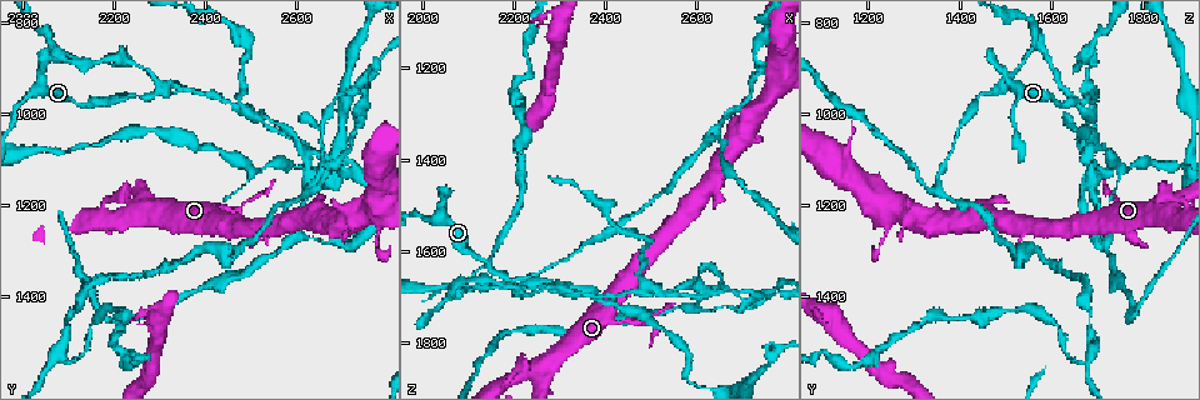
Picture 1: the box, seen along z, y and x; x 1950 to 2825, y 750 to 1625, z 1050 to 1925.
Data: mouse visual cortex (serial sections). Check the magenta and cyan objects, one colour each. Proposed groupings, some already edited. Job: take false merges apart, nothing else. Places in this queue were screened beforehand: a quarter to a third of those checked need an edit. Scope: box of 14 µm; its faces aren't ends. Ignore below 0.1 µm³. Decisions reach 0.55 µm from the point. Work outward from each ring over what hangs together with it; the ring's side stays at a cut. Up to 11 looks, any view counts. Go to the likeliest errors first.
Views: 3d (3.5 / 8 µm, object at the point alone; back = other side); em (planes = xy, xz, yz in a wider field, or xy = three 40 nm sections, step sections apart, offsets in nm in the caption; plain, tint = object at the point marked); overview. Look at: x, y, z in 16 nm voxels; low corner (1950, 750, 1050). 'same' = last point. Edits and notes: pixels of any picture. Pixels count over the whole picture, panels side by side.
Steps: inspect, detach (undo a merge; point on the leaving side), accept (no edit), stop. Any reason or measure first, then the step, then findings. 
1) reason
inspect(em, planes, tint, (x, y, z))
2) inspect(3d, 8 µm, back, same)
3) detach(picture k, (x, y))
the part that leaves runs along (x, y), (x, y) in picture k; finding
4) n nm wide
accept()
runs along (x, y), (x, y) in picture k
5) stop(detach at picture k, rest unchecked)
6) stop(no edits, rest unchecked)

two arms in line, one across
inspect(3d, 8 µm, (2310, 945, 1675))

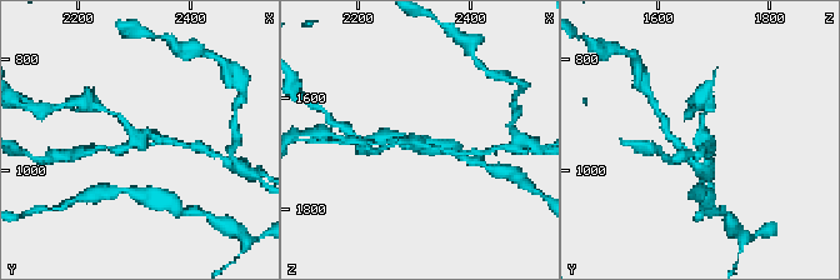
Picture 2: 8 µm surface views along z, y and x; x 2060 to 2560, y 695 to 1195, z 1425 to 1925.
inspect(em, xy, step 1, tint, (2310, 955, 1680))

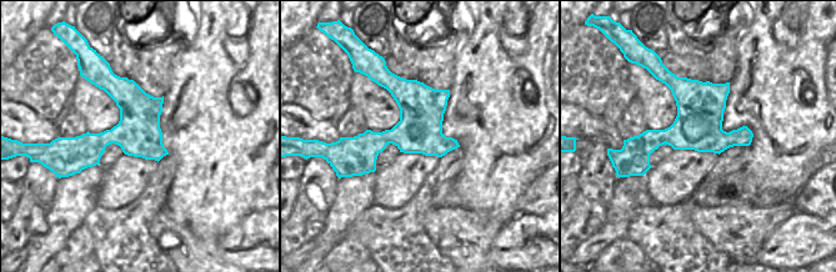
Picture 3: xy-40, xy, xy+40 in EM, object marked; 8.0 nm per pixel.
accept()
runs along (384, 143), (425, 143), (450, 151) in picture 2; one cell here

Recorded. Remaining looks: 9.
three-way junction
inspect(3d, 8 µm, (2485, 1000, 1680))

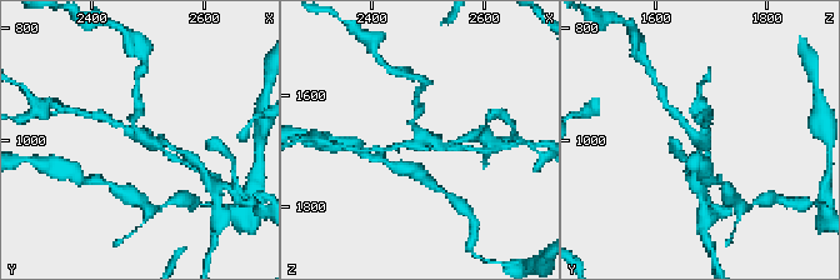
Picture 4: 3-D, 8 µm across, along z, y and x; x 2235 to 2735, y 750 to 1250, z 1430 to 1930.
zoom in
inspect(3d, 3.5 µm, (2485, 995, 1685))

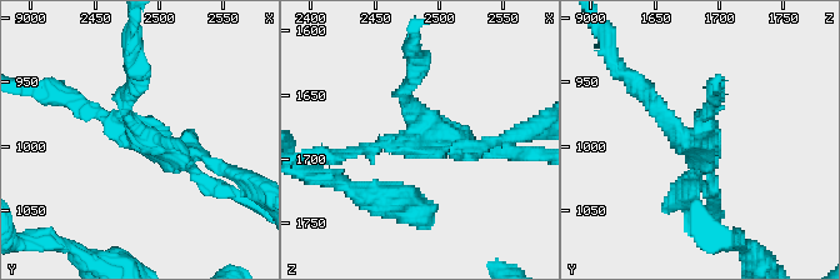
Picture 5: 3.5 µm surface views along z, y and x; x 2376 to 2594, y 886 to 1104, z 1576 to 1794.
3 arms; arms of 150, 200, 200 nm; need the tissue
inspect(em, xy, step 5, tint, (2486, 992, 1682))

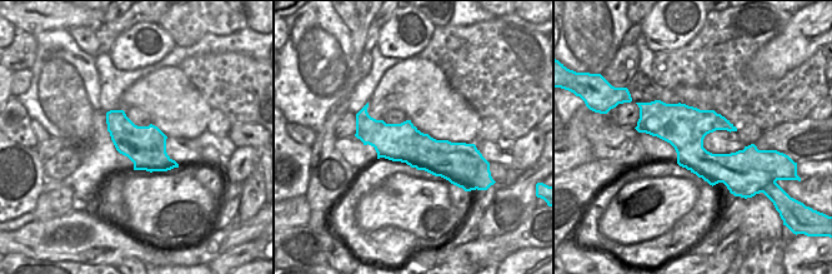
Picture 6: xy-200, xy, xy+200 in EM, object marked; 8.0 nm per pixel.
detach(picture 5, (658, 100))
border along (450, 152), (420, 148), (409, 164) in picture 6; a second cell is stuck on

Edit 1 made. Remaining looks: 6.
abrupt turn
inspect(3d, 3.5 µm, (2595, 1265, 1730))

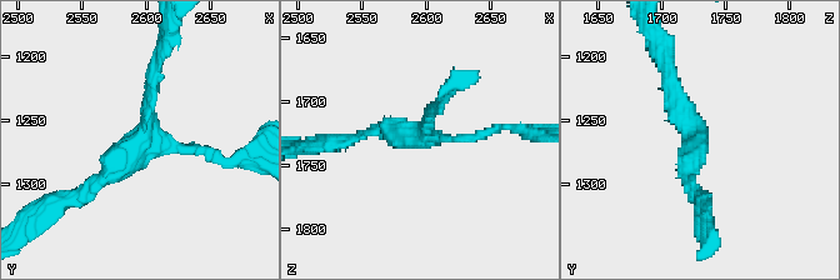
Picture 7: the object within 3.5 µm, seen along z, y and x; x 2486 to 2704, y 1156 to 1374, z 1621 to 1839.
3 arms; arms of 100, 200, 250 nm
inspect(em, xy, step 3, tint, (2598, 1264, 1726))

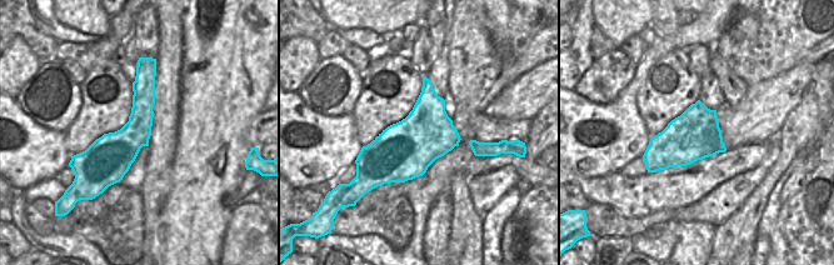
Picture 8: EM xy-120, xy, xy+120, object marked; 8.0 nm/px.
another direction
inspect(em, xy, step 1, tint, same)

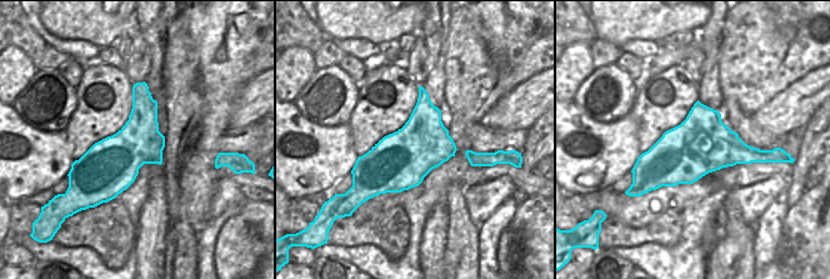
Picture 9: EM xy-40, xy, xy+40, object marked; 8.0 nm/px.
accept()
runs along (156, 58), (145, 135), (84, 193) in picture 7; all the same cell

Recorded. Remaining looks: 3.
sharp bend
inspect(3d, 8 µm, (2775, 1225, 1245))

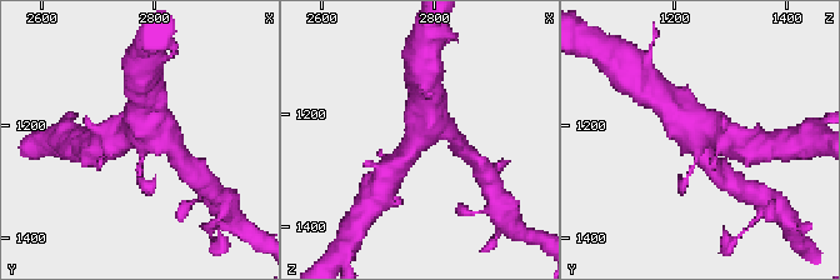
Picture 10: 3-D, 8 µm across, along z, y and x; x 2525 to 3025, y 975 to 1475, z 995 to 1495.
inspect(em, xy, step 2, tint, (2780, 1230, 1240))

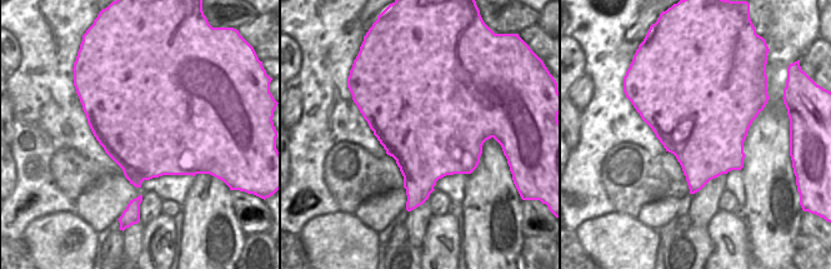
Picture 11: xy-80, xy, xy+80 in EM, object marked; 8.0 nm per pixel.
accept()
continuous, no second cell

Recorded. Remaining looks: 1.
stop(detach at picture 5, rest unchecked)

